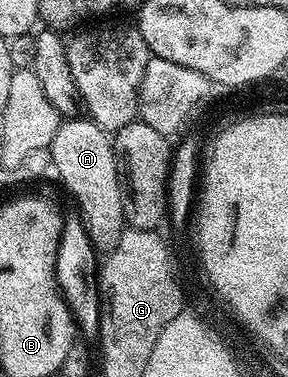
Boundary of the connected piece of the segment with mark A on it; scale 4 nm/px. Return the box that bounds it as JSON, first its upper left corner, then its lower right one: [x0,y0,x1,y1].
[49,116,128,255]

